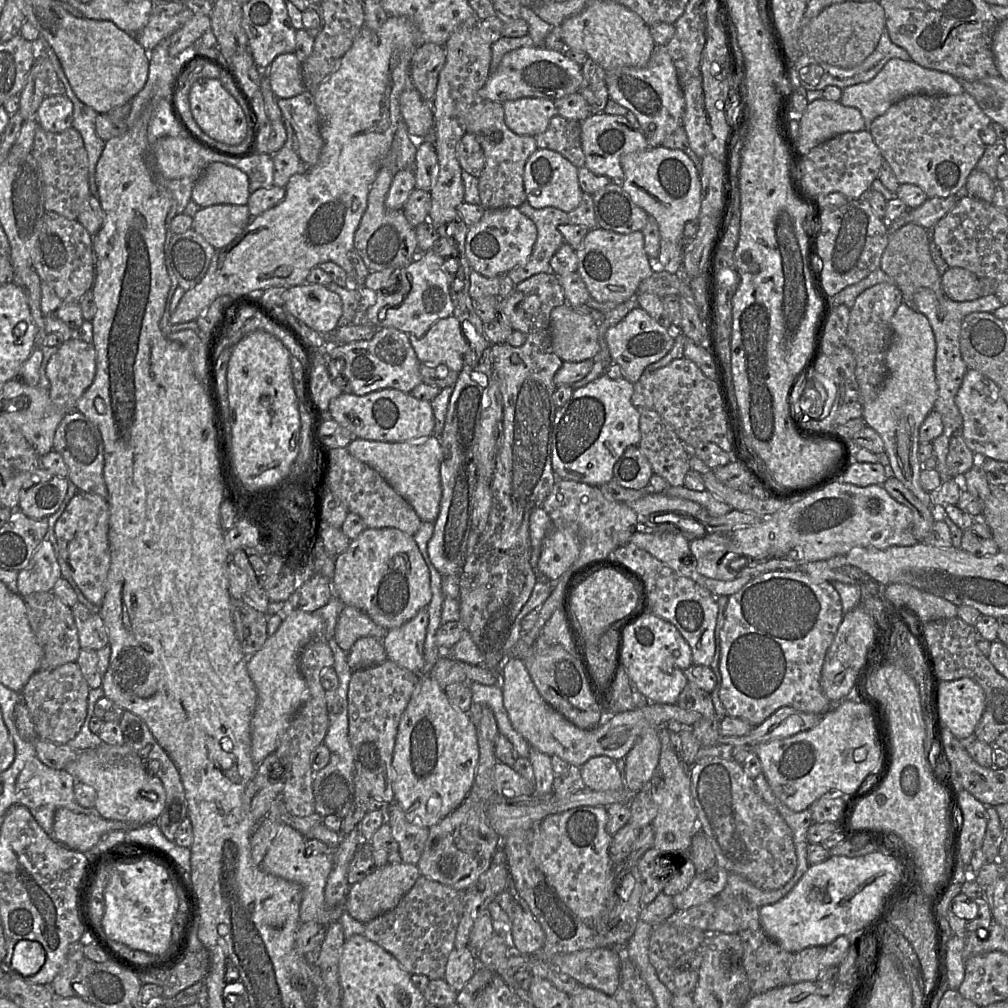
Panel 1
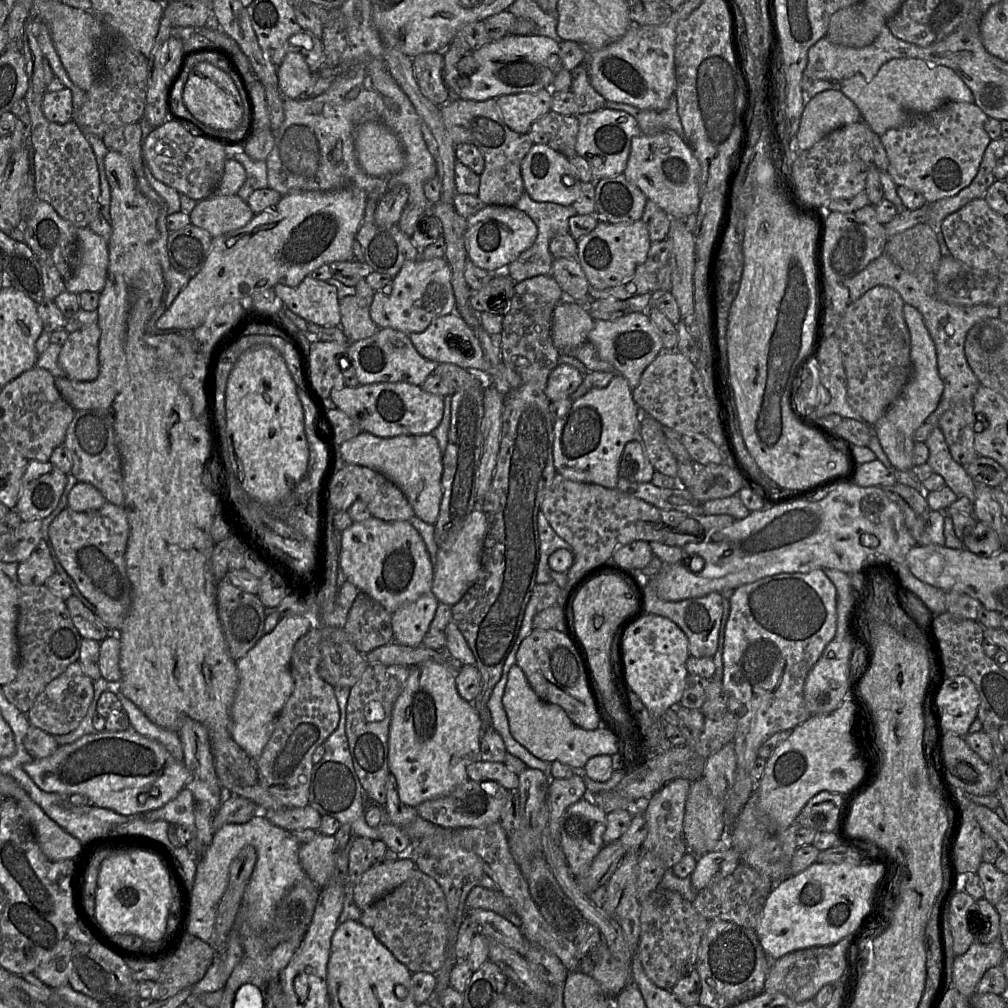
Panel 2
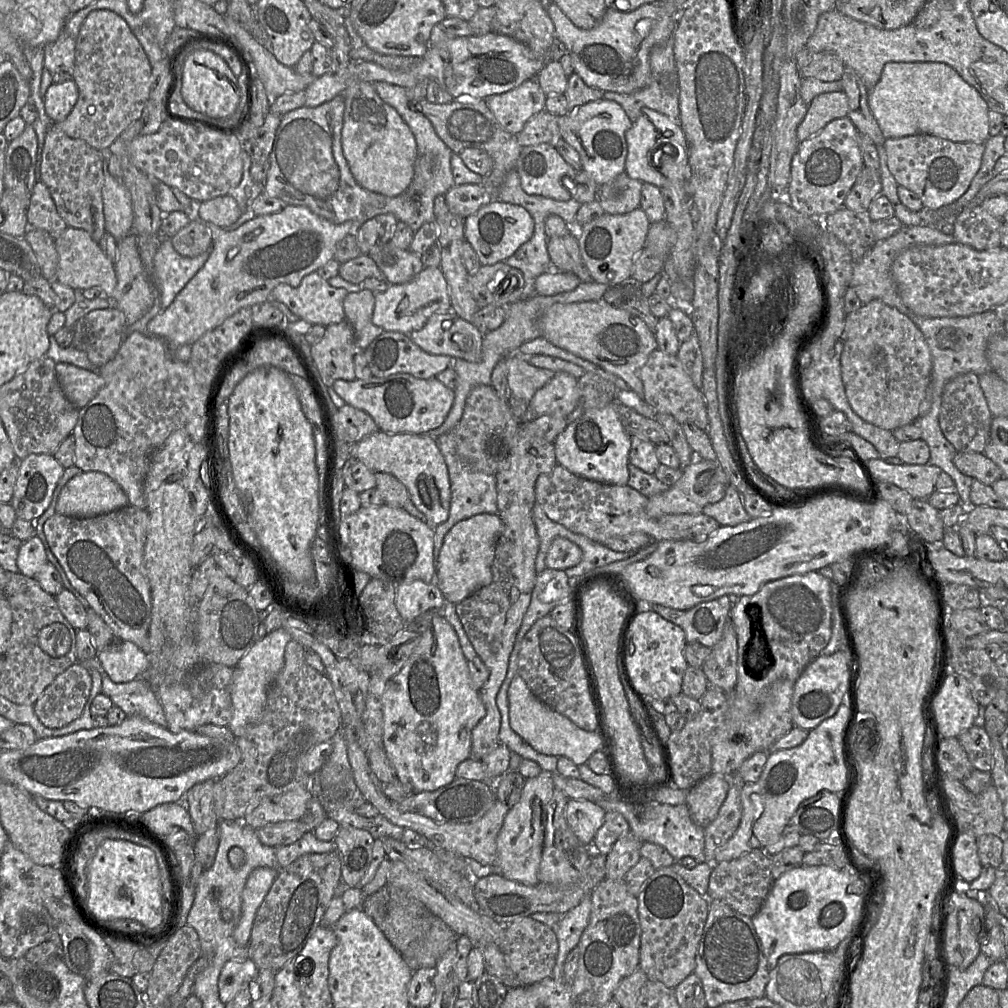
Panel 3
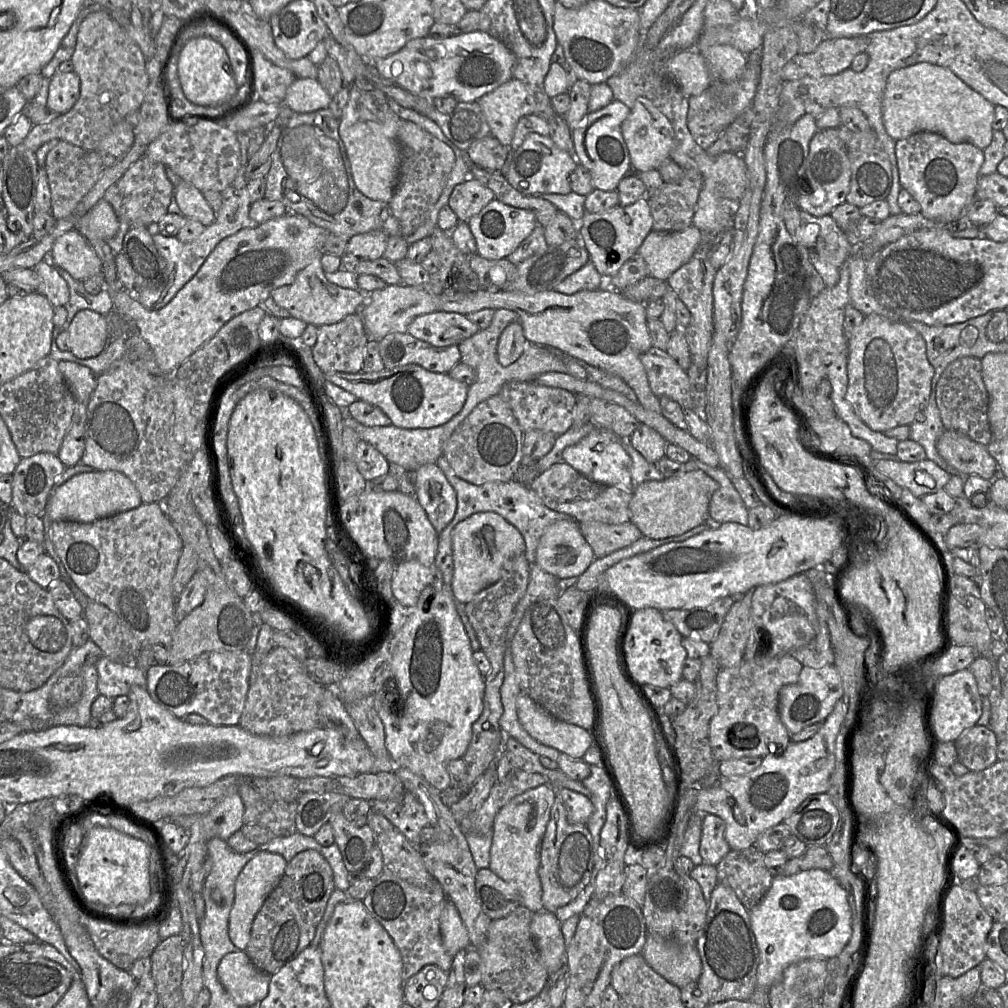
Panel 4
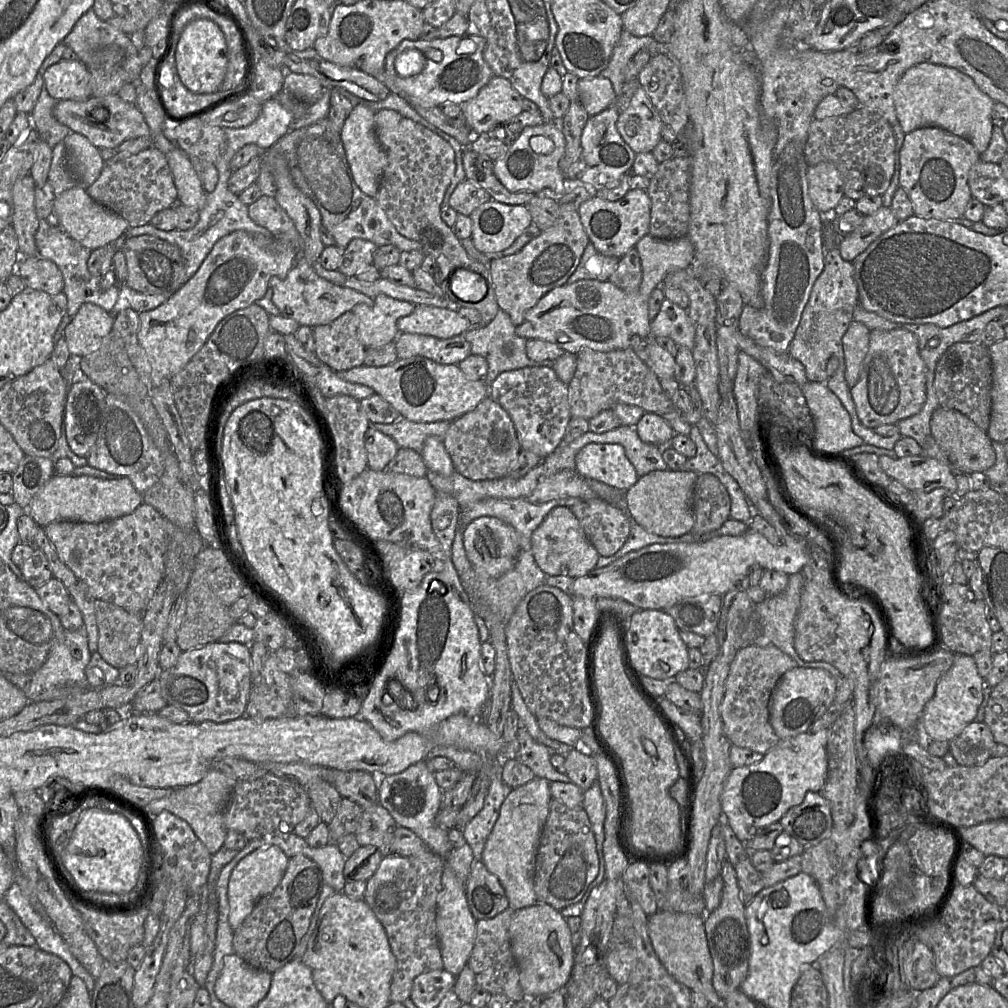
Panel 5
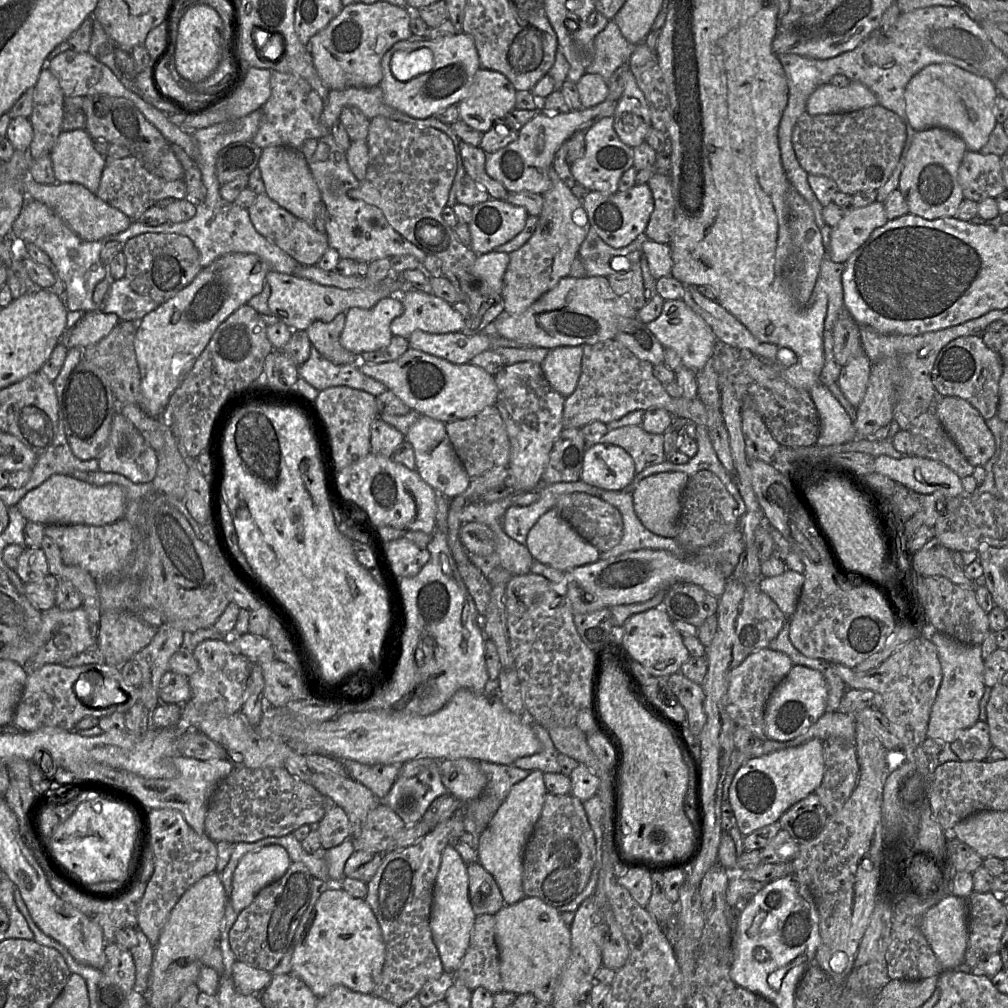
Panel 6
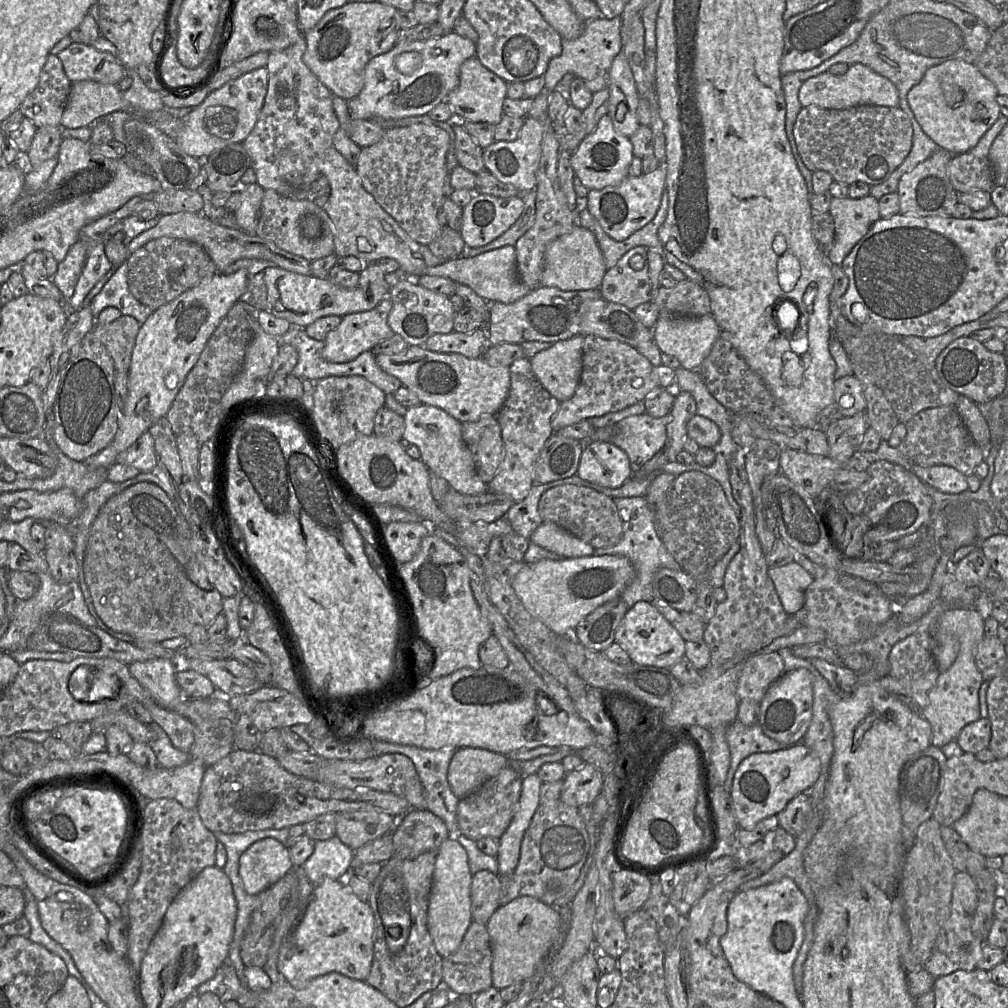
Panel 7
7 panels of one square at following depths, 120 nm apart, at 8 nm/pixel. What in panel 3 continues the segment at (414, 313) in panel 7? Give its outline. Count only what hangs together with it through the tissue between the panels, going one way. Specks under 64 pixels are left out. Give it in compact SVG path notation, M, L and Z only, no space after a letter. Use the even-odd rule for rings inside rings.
M451 311L433 314L422 329L409 333L409 338L427 353L477 362L483 335L477 326Z

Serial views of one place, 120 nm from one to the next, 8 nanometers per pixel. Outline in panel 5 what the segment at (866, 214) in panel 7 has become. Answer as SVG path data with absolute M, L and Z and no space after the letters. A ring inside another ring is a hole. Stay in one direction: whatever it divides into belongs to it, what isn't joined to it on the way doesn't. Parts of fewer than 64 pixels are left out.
M880 207L875 213L864 217L863 222L850 234L841 237L839 252L848 262L864 252L883 233L898 223L892 209Z

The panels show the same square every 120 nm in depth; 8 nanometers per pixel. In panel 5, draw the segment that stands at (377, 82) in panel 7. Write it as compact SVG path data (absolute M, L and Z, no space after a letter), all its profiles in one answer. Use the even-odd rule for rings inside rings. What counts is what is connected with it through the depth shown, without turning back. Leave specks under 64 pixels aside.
M464 34L435 38L432 40L405 40L385 59L385 85L391 93L405 98L412 106L438 107L445 102L464 104L474 98L493 76L493 72L484 60L483 52L486 40L478 35ZM407 49L418 49L426 57L423 70L414 76L403 77L395 69L397 57Z

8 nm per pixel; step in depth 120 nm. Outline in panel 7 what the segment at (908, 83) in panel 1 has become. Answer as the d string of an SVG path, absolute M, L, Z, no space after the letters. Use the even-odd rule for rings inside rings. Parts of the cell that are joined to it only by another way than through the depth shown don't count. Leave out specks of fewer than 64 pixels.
M948 60L930 67L925 72L922 80L909 90L907 100L924 133L940 148L957 155L969 152L974 148L1001 116L997 96L998 91L994 83L986 78L974 64L963 60Z

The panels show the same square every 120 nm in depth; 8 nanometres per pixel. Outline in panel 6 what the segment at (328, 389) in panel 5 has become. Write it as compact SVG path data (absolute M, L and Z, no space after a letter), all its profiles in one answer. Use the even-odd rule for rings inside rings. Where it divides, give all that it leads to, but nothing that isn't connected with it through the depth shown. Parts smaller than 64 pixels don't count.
M311 346L308 360L298 367L298 374L319 392L329 387L342 385L363 390L369 394L372 394L373 396L378 396L388 390L380 381L363 374L360 371L358 364L334 364L324 358L314 346Z

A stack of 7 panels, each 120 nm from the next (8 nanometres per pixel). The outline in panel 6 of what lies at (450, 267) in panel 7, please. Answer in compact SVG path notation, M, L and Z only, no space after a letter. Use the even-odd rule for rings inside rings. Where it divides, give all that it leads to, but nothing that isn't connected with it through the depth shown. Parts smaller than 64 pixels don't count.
M489 252L478 255L474 265L471 268L471 274L478 279L479 282L485 282L489 288L498 294L503 289L503 278L510 256L505 252Z

